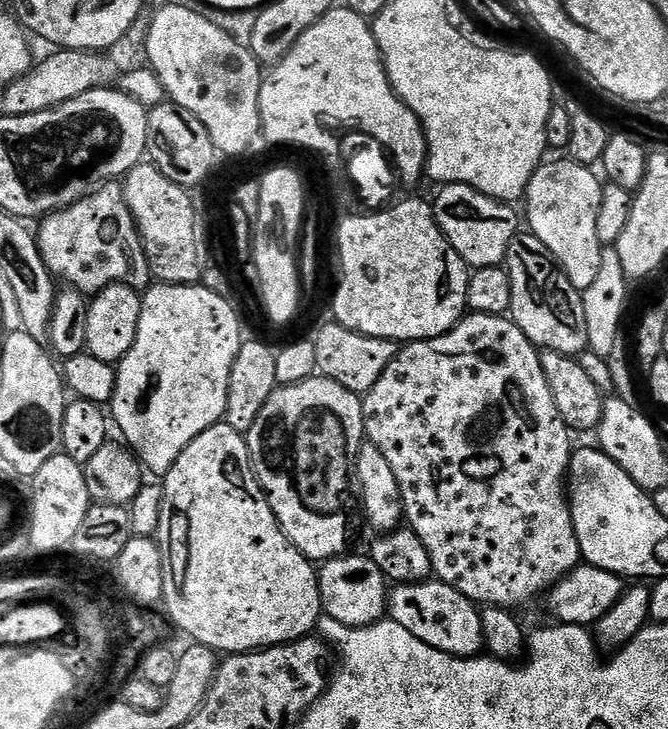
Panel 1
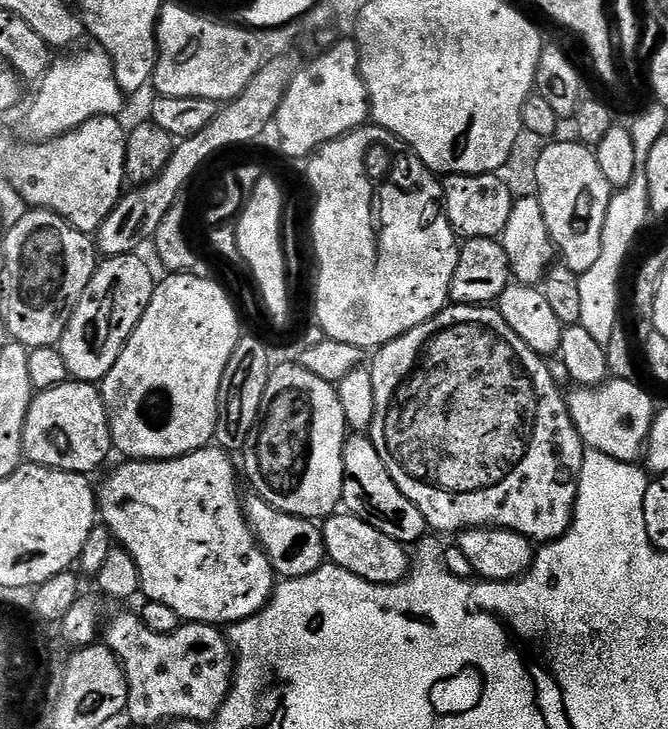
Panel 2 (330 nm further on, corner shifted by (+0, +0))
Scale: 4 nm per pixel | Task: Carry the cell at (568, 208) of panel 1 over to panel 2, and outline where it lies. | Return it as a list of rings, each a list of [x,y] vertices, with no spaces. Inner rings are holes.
[[[572,138],[559,140],[545,143],[542,158],[538,158],[536,196],[542,206],[542,214],[546,214],[546,226],[550,230],[550,238],[559,259],[570,270],[581,273],[590,270],[590,266],[598,262],[598,254],[602,254],[602,230],[606,226],[606,214],[614,189],[608,185],[606,178],[602,175],[596,153],[589,145],[579,143]]]

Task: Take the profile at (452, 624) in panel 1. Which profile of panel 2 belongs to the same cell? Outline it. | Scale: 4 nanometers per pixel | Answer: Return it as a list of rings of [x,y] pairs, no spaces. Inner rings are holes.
[[[340,510],[323,521],[322,531],[327,559],[342,570],[350,570],[350,574],[358,574],[358,578],[375,584],[399,584],[408,579],[409,549],[394,542],[394,538],[386,538],[382,530],[374,530],[370,522],[362,522],[362,518],[351,516],[347,510]]]

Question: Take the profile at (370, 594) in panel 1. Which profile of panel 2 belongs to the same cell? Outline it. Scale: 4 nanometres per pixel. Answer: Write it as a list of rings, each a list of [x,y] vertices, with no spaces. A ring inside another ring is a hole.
[[[252,494],[244,504],[244,514],[248,517],[248,524],[256,536],[260,547],[268,555],[272,570],[277,577],[285,580],[306,578],[306,574],[314,574],[326,562],[324,551],[324,534],[319,523],[304,520],[301,516],[277,512],[261,496]]]

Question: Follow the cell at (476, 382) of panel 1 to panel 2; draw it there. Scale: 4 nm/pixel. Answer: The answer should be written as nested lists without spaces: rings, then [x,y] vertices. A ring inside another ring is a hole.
[[[452,304],[443,308],[433,320],[422,322],[422,326],[414,326],[406,334],[383,344],[370,360],[374,369],[374,422],[370,435],[378,450],[378,458],[390,470],[390,478],[422,510],[422,518],[426,518],[429,529],[436,532],[452,532],[459,534],[468,528],[505,528],[511,532],[522,534],[533,542],[547,542],[564,536],[572,524],[572,512],[576,508],[576,495],[580,485],[580,475],[584,465],[584,443],[580,441],[578,430],[568,413],[568,401],[565,393],[560,393],[552,372],[547,368],[545,357],[538,355],[506,322],[499,311],[492,306],[474,304]]]

